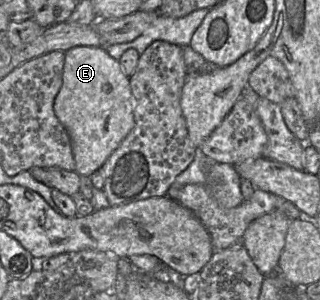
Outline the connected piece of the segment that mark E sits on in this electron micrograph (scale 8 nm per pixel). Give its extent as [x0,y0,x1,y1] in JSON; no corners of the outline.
[53,46,135,176]

